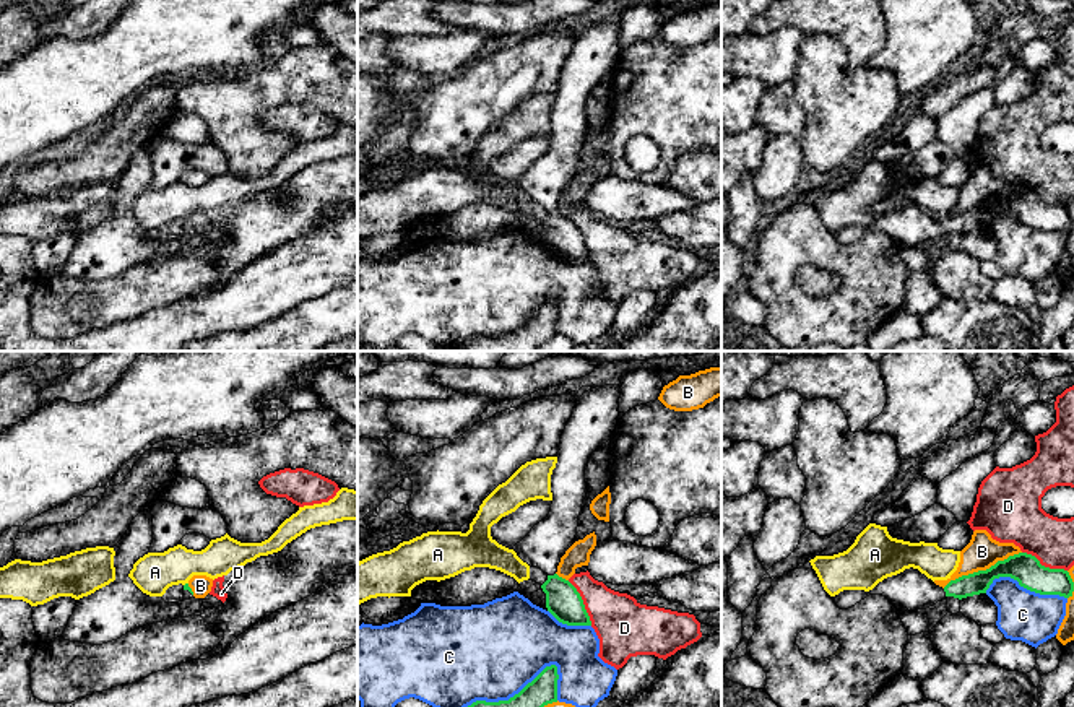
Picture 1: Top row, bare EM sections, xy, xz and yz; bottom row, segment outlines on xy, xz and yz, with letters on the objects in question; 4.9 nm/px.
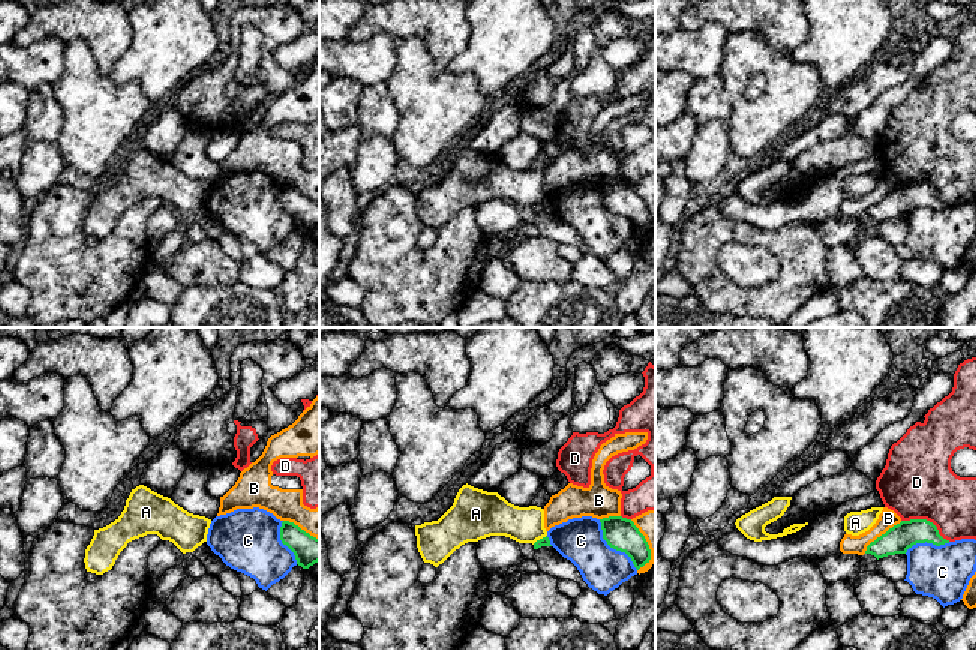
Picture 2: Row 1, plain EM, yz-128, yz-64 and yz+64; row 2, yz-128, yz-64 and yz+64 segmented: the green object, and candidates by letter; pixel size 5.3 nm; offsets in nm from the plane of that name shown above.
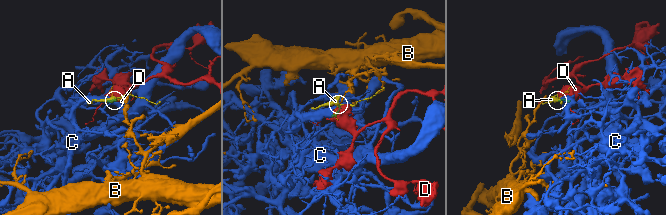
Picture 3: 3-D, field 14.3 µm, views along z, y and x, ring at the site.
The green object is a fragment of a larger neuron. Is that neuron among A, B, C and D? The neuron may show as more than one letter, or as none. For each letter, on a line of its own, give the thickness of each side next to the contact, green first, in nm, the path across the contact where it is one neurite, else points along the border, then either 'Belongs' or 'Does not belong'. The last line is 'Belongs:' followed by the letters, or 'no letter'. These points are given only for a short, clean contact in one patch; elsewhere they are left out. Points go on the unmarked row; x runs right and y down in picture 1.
A: Thickness 30 nm (green) against 200 nm. Boundary: xy (187, 218), (184, 221). Does not belong
B: Thickness 150 nm (green) against 160 nm. Does not belong
C: Thickness 150 nm (green) against 260 nm. Does not belong
D: Thickness 150 nm (green) against 240 nm. Does not belong
Belongs: no letter

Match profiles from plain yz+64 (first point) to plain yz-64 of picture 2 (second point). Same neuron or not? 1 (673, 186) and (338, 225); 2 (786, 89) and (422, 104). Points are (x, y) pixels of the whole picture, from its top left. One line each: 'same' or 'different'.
1: same
2: same

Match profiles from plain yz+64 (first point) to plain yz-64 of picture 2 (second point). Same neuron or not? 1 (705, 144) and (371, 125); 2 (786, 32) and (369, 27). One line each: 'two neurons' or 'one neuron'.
1: two neurons
2: one neuron

